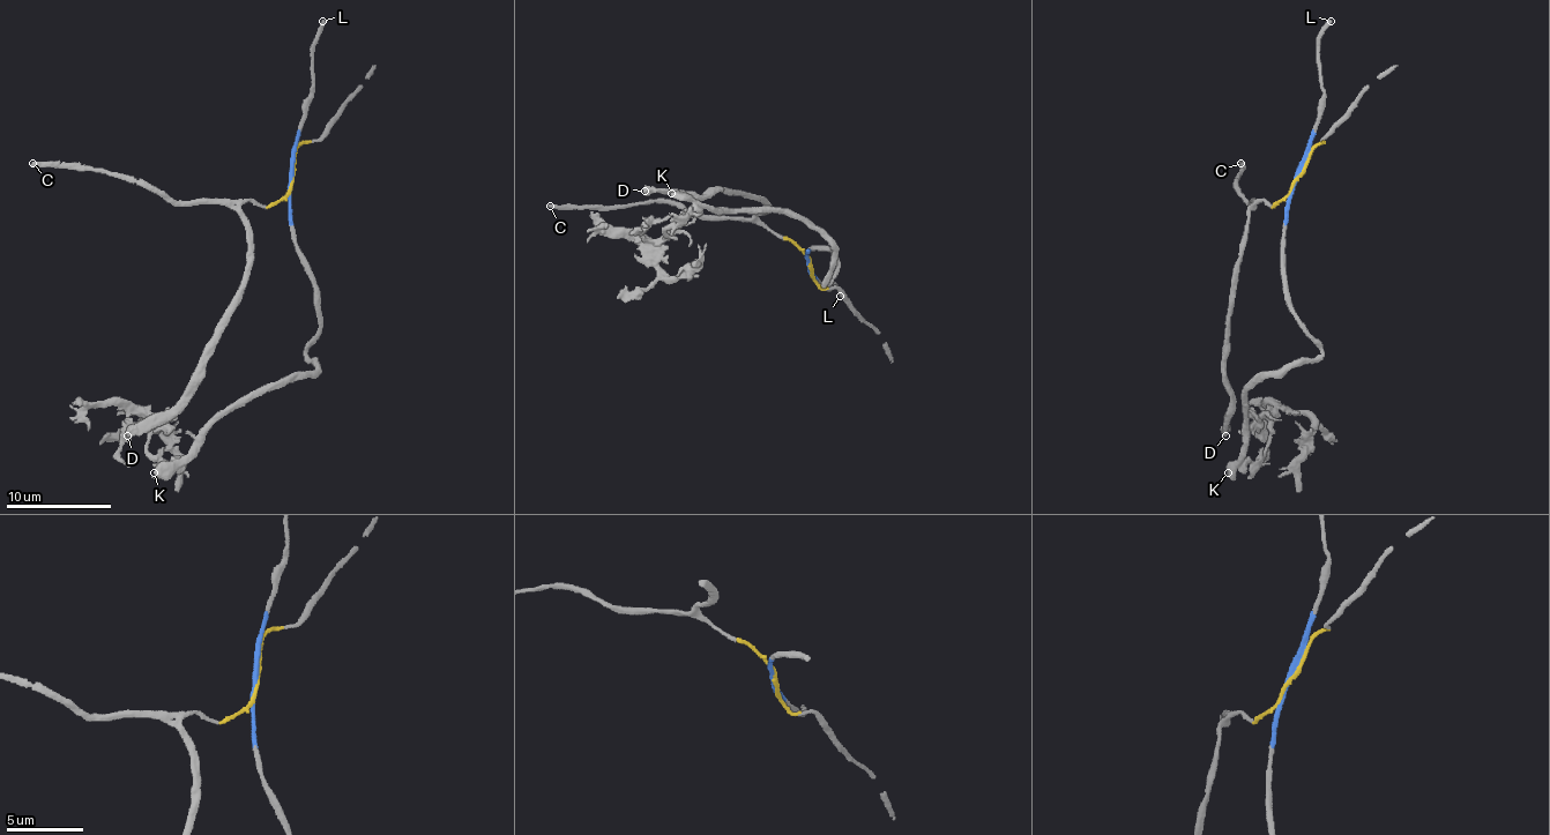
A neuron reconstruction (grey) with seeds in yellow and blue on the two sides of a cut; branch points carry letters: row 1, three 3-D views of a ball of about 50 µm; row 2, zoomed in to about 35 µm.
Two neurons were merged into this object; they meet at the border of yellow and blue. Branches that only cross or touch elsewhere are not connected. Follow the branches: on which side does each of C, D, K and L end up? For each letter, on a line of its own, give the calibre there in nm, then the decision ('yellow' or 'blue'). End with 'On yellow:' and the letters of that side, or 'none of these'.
C: 320 nm thick; yellow
D: 550 nm thick; yellow
K: 550 nm thick; blue
L: 260 nm thick; blue
On yellow: C, D

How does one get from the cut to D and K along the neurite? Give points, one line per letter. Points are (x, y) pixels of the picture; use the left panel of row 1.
D: (291, 176), (273, 204), (246, 200), (240, 208), (246, 282), (203, 377), (127, 435)
K: (291, 176), (293, 241), (314, 290), (320, 327), (307, 353), (318, 366), (232, 403), (191, 450), (154, 472)

